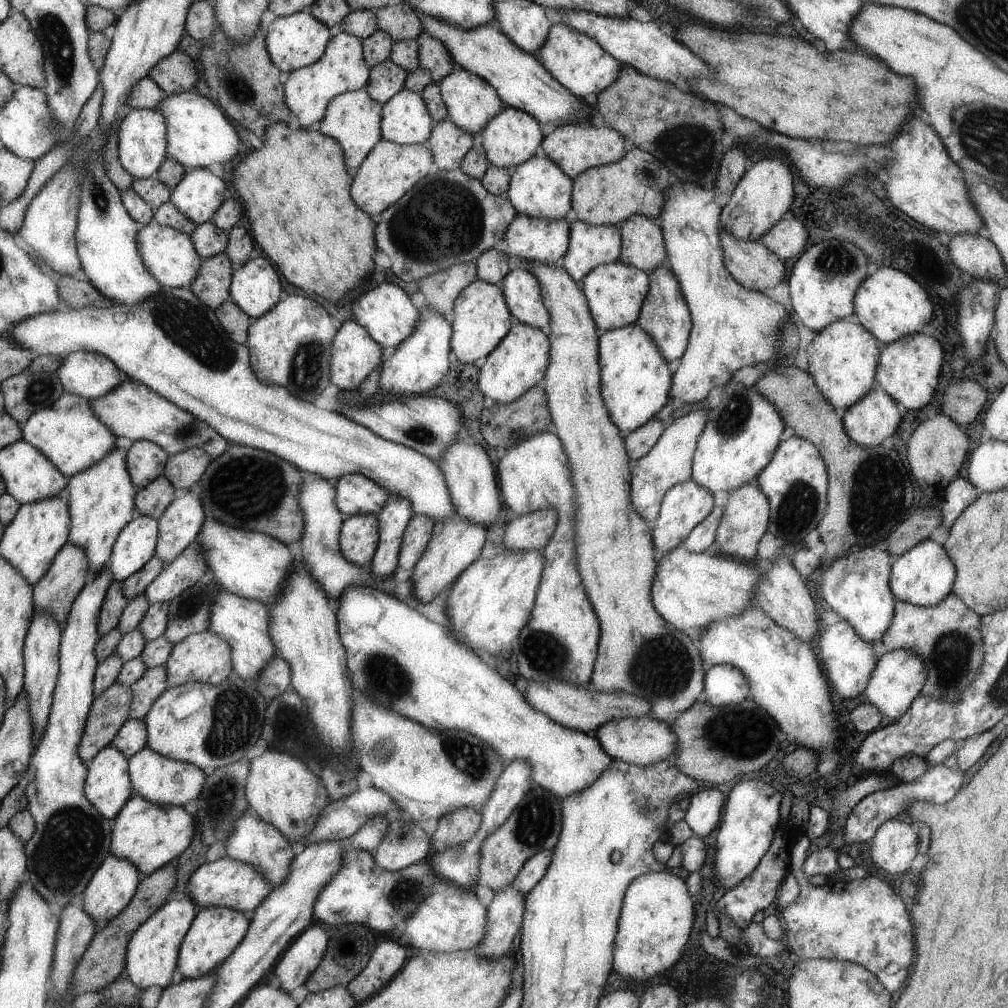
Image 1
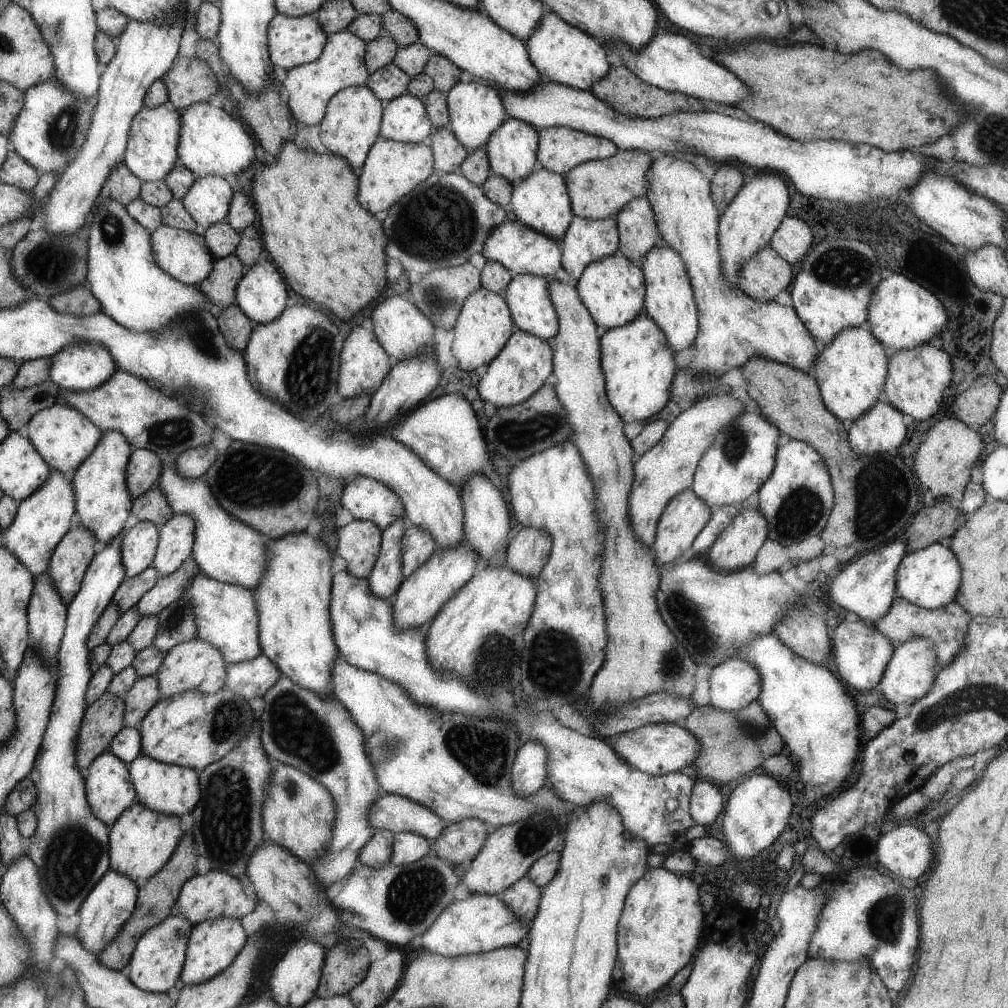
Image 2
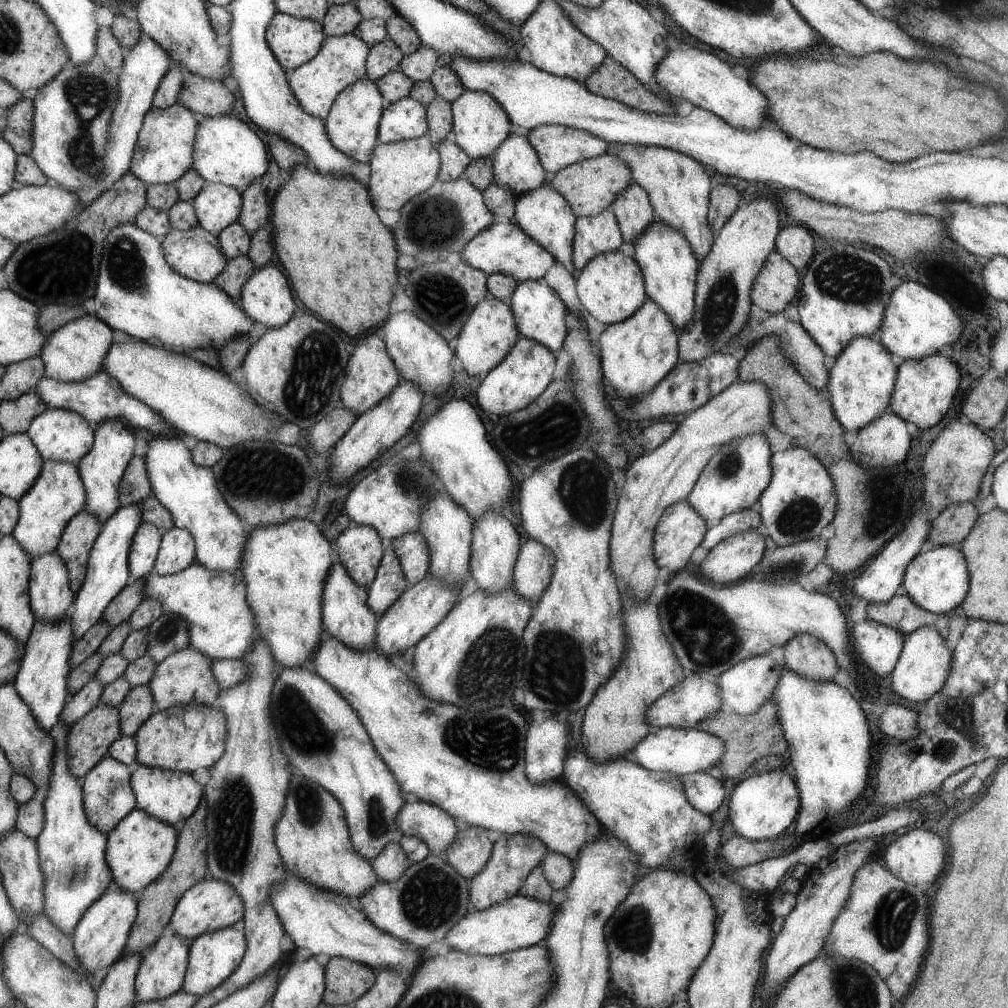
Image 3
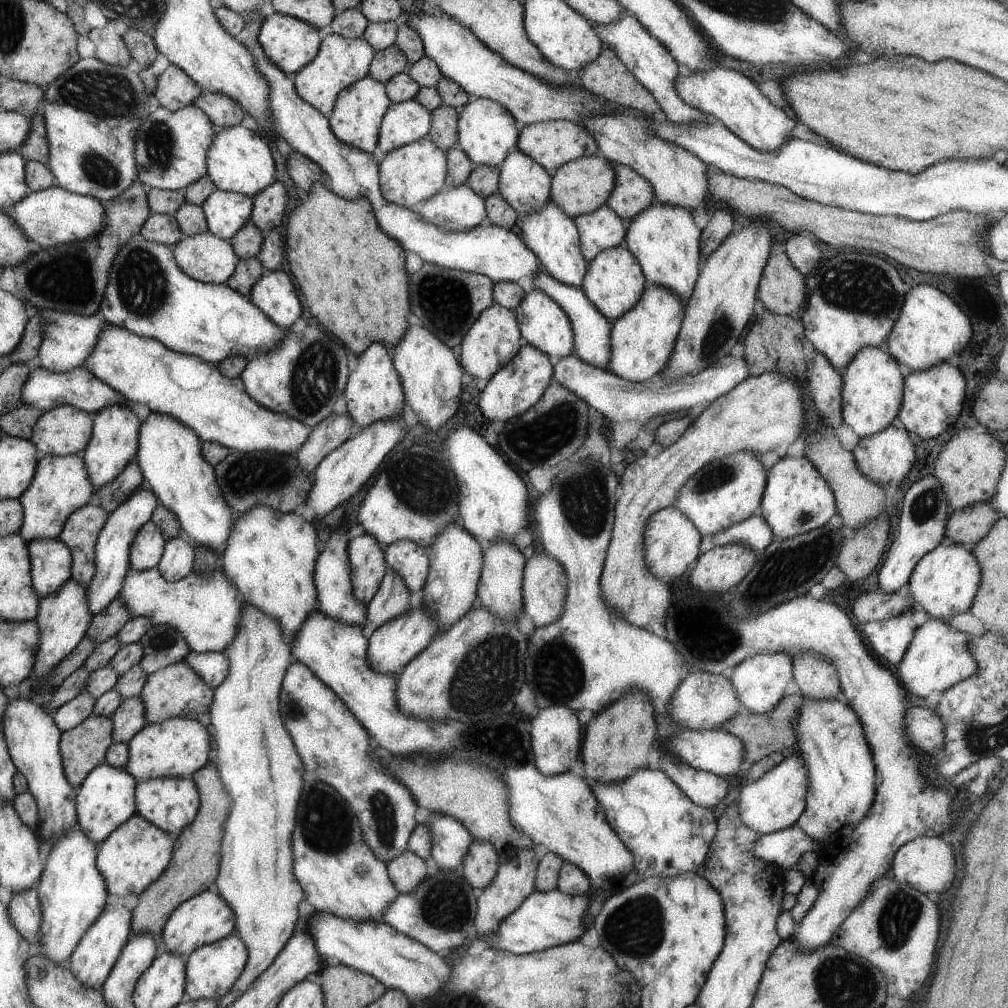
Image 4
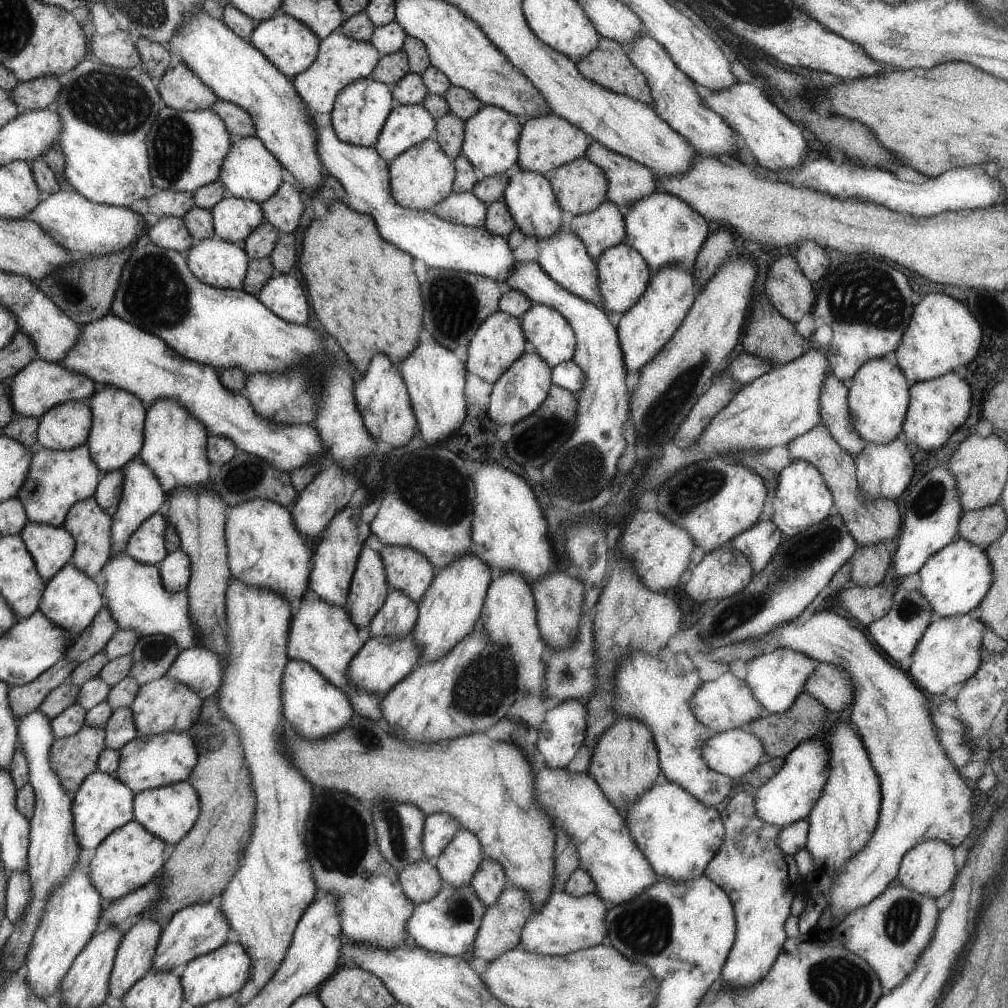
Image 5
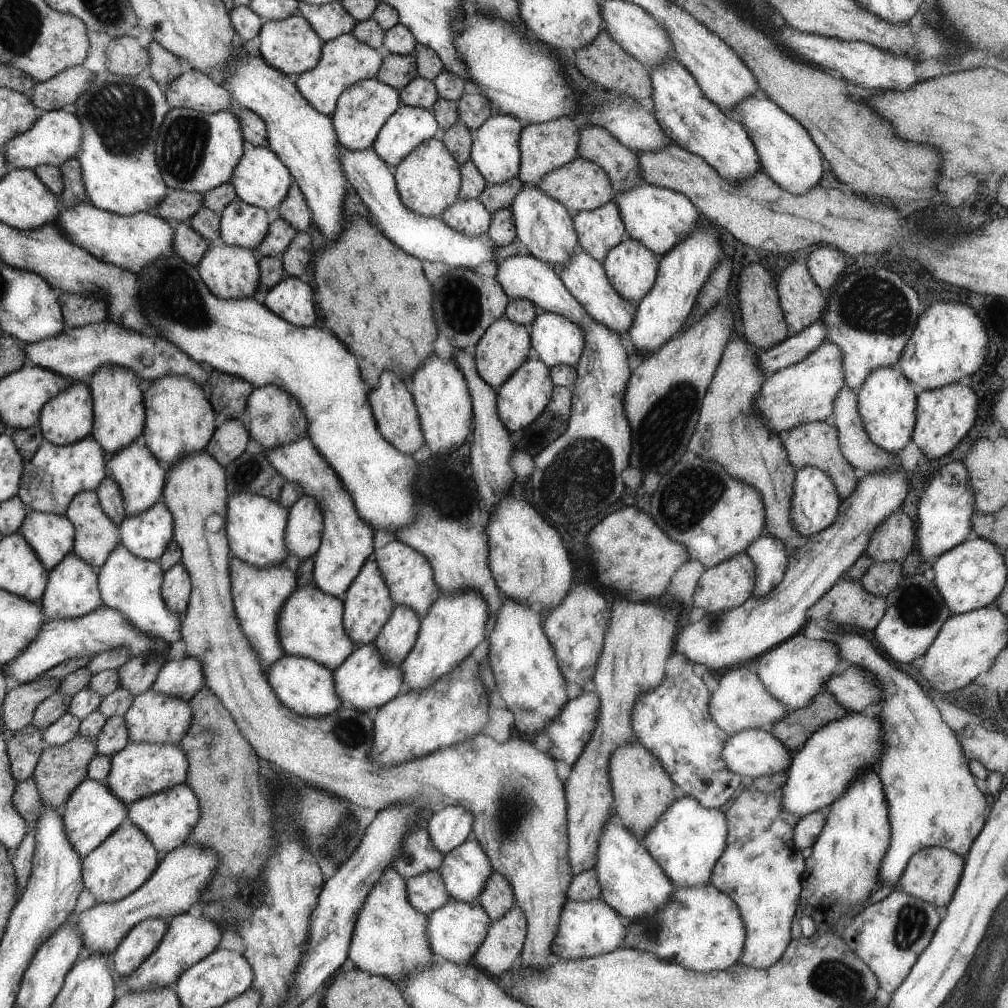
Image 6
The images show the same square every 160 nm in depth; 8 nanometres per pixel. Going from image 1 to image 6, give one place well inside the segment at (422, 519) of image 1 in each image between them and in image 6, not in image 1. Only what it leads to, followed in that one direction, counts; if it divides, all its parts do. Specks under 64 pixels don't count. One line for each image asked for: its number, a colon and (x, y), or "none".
2: (418, 545)
3: (412, 550)
4: (412, 562)
5: (406, 569)
6: (408, 574)

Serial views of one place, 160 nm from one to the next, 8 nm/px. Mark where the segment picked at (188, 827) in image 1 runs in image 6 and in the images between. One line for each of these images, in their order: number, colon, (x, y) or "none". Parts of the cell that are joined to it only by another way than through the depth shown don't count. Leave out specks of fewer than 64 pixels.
2: (142, 843)
3: (139, 850)
4: (134, 856)
5: (130, 858)
6: (116, 869)

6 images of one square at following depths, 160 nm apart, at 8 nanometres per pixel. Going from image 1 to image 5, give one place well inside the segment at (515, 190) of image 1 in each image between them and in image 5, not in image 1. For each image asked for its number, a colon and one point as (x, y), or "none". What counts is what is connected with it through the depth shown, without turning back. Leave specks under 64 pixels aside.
2: (541, 201)
3: (544, 214)
4: (552, 235)
5: (564, 256)

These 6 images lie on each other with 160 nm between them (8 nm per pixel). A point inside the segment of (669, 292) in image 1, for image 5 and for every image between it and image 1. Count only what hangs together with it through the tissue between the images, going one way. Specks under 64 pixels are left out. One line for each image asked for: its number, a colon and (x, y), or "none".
2: (670, 301)
3: (669, 265)
4: (665, 240)
5: (665, 230)

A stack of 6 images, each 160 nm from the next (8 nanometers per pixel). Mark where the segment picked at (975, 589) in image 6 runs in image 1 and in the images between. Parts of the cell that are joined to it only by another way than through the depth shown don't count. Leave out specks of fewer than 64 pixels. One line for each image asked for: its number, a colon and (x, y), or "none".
1: (924, 576)
2: (929, 578)
3: (937, 581)
4: (944, 582)
5: (955, 580)

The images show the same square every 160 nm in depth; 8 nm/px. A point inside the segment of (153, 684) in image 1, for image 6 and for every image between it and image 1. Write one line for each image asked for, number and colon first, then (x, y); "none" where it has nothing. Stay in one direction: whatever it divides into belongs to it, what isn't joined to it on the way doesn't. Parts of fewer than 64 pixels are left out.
2: (145, 694)
3: (138, 706)
4: (131, 716)
5: (121, 728)
6: (114, 736)

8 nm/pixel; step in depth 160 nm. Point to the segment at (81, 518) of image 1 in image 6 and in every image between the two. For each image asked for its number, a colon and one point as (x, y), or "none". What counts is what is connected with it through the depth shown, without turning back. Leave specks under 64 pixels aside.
2: (102, 498)
3: (102, 471)
4: (113, 444)
5: (118, 416)
6: (118, 402)

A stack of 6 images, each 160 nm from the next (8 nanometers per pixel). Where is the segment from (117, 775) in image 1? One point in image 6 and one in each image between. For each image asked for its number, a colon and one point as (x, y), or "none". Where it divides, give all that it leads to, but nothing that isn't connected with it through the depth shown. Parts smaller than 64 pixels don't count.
2: (109, 788)
3: (108, 796)
4: (106, 800)
5: (103, 804)
6: (92, 814)

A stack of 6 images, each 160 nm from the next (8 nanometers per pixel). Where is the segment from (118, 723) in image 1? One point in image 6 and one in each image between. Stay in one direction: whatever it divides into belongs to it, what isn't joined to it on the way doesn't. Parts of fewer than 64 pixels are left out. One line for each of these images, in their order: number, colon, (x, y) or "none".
2: (104, 718)
3: (89, 739)
4: (84, 747)
5: (75, 758)
6: (60, 770)

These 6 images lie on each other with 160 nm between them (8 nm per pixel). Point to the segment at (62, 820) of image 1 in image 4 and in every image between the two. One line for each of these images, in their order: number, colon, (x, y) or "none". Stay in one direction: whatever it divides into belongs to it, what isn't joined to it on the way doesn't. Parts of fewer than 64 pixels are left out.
2: (71, 846)
3: (72, 853)
4: (72, 893)

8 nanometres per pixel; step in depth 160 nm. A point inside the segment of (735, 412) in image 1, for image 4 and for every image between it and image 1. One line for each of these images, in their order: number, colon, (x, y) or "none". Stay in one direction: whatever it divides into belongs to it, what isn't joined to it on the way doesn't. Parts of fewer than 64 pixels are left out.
2: (740, 461)
3: (741, 470)
4: (728, 491)

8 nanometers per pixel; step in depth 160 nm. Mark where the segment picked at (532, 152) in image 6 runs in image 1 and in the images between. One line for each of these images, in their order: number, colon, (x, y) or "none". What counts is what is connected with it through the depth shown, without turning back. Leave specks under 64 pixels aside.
1: (575, 147)
2: (561, 149)
3: (557, 146)
4: (552, 144)
5: (547, 142)

